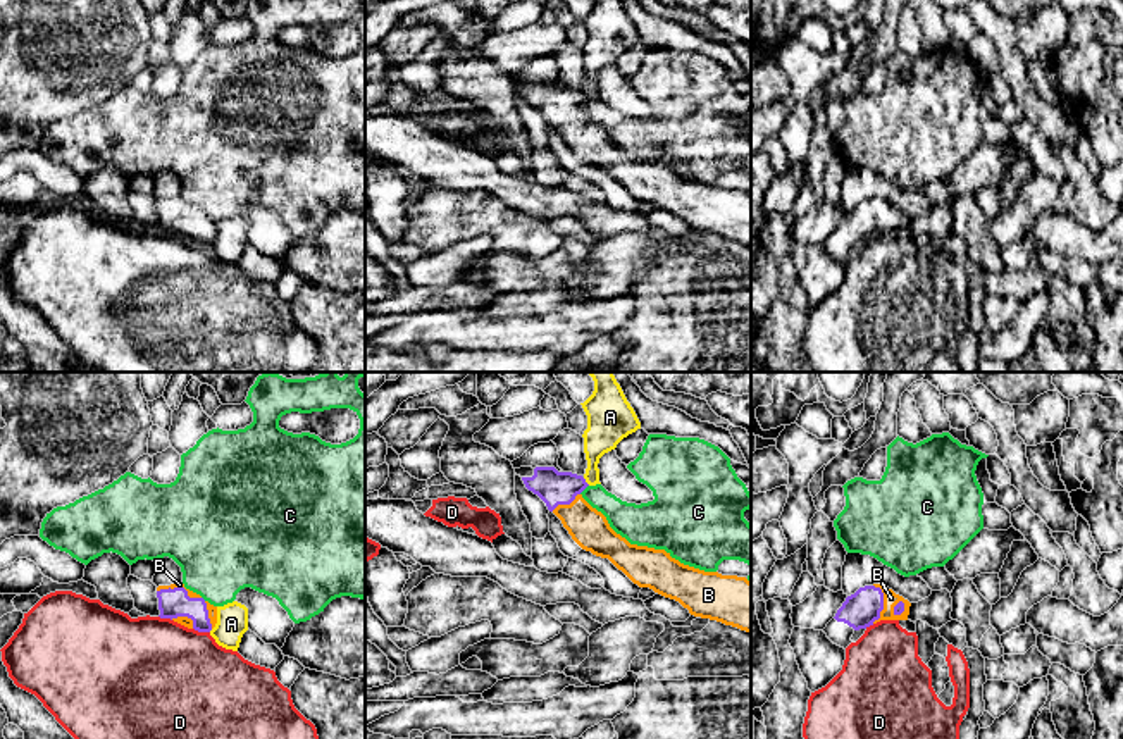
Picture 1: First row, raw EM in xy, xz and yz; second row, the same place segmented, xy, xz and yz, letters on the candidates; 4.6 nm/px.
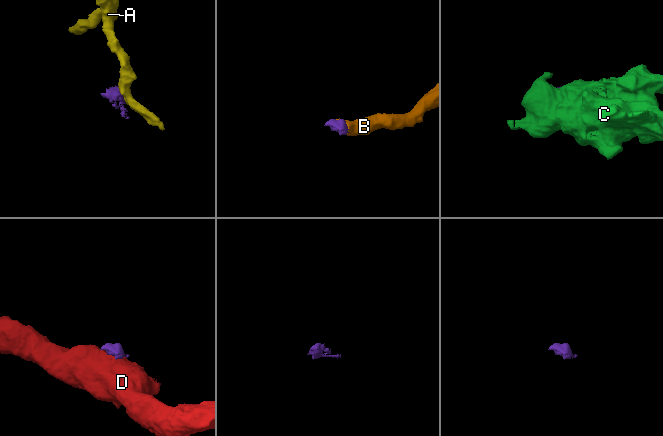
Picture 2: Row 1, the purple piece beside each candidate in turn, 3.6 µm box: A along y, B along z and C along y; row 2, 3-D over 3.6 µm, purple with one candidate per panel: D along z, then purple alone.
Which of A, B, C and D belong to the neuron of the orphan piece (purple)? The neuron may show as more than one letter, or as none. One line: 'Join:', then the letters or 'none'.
Join: B

